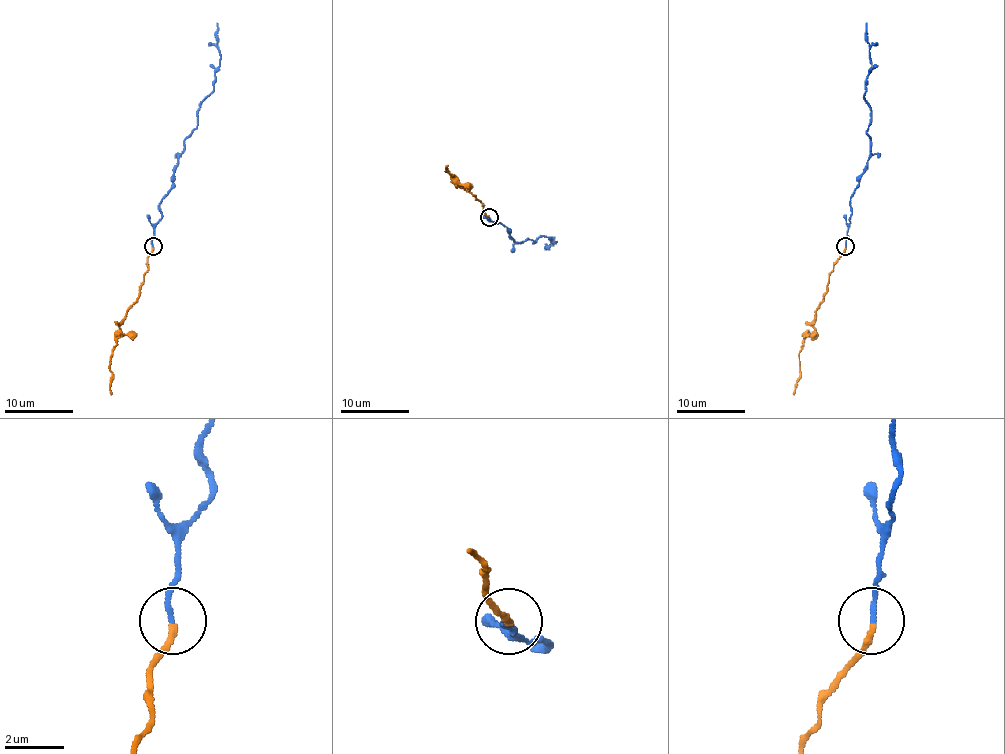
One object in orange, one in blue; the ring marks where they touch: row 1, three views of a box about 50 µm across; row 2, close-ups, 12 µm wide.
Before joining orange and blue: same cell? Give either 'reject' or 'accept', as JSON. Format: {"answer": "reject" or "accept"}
{"answer": "reject"}

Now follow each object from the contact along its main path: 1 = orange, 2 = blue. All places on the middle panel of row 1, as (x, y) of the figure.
1: (488, 217), (476, 198), (464, 188), (456, 186), (452, 176), (447, 172), (447, 165)
2: (488, 217), (509, 230), (517, 242), (534, 242), (546, 235), (555, 244), (553, 237)

